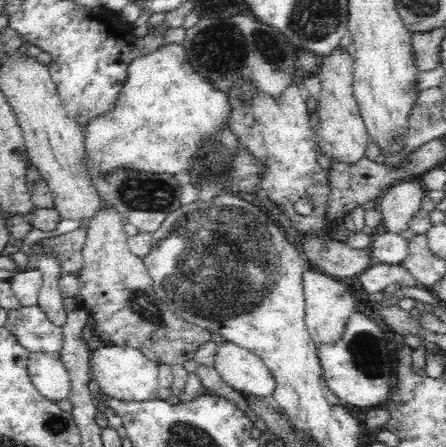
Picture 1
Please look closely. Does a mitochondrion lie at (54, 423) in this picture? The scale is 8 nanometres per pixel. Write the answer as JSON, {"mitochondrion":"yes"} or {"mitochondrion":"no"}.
{"mitochondrion":"no"}

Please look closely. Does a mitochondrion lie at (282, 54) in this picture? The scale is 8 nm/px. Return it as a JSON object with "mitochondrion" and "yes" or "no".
{"mitochondrion":"yes"}

